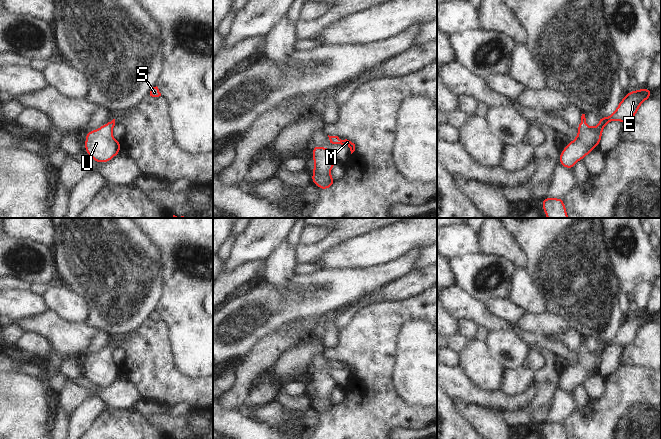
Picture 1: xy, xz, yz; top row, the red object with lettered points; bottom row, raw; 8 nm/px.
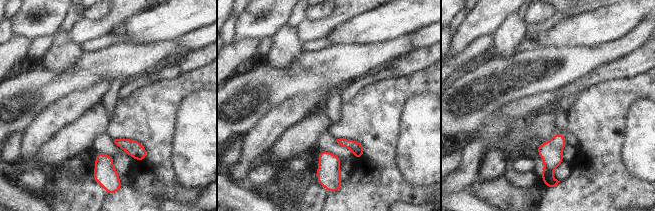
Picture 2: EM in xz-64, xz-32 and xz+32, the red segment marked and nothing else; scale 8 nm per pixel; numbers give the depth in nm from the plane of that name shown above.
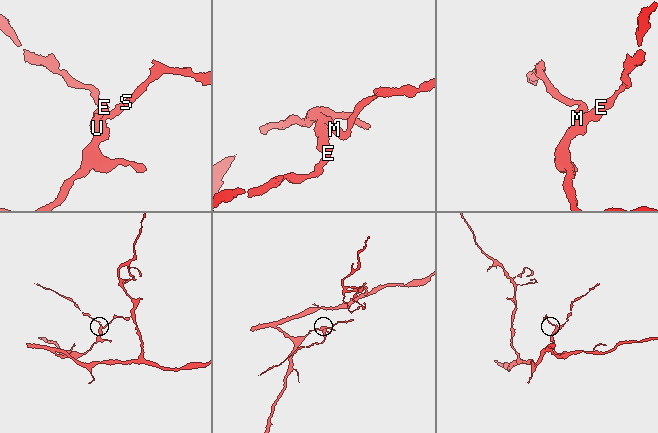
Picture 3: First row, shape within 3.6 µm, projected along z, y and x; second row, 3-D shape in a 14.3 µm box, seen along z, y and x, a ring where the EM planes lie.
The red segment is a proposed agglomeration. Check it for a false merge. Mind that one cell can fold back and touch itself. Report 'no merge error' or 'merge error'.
no merge error

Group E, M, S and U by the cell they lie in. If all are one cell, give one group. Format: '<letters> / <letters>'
E M S U

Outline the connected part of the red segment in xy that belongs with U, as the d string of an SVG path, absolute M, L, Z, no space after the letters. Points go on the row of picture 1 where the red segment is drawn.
M115 119L86 134L85 153L97 163L107 163L121 152L121 142L113 137L114 126Z

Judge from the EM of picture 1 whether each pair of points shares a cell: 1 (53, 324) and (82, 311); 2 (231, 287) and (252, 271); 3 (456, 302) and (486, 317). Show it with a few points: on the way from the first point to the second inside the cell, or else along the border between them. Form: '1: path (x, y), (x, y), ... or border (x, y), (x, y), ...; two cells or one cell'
1: border (50, 309), (69, 321), (85, 323); two cells
2: path (236, 282), (247, 271); one cell
3: path (463, 306), (479, 313); one cell

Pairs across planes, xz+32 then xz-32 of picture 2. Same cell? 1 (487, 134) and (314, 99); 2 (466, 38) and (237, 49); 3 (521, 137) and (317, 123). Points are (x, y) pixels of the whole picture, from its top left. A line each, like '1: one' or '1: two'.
1: one
2: two
3: one

